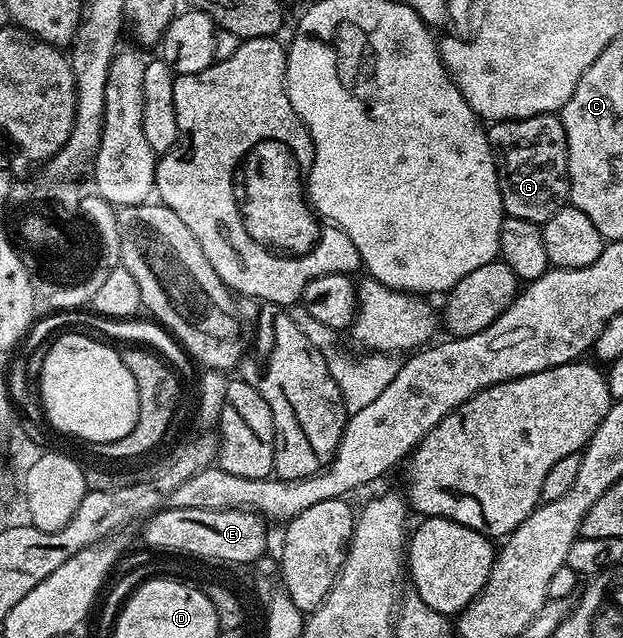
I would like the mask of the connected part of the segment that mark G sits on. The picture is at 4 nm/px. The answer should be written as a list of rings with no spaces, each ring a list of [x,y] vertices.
[[[540,114],[495,122],[488,131],[506,215],[538,224],[551,220],[551,216],[569,202],[567,132],[560,117],[557,114]]]

